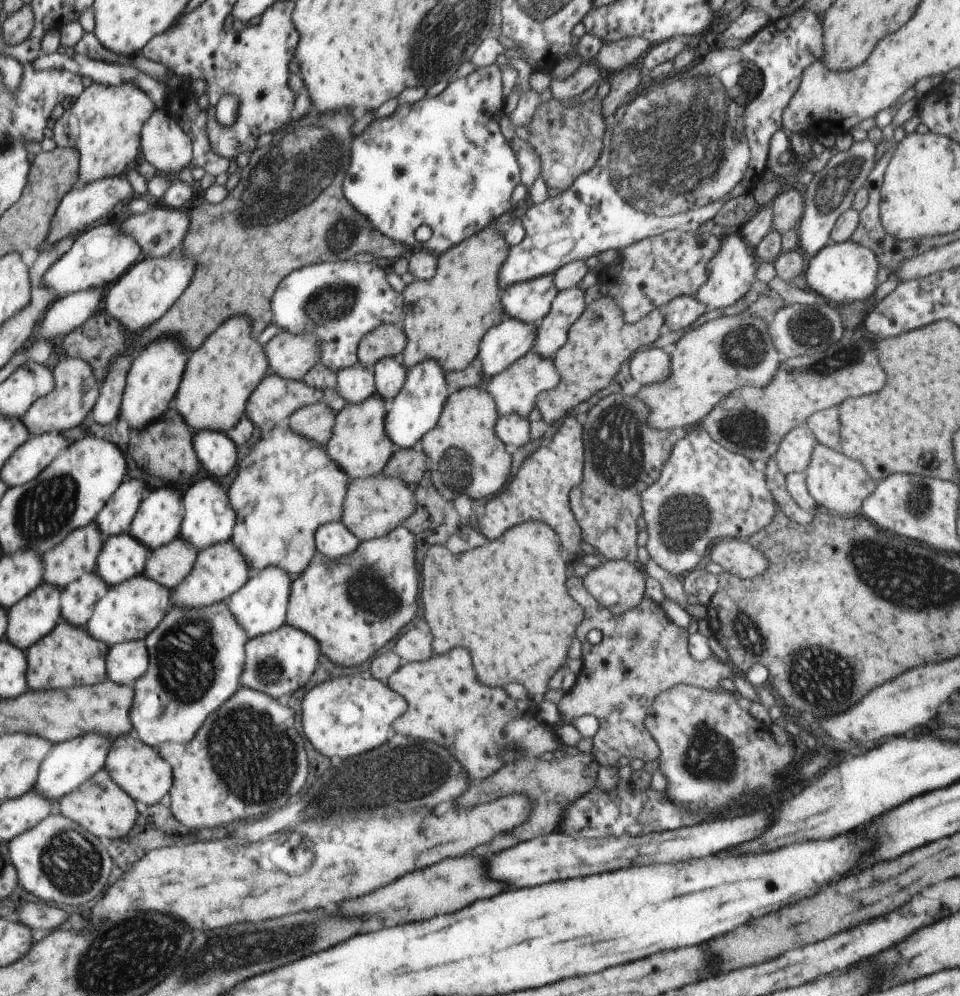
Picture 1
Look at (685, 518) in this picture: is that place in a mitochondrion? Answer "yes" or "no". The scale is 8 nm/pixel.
yes

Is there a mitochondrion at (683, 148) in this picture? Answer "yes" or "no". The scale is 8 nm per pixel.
yes

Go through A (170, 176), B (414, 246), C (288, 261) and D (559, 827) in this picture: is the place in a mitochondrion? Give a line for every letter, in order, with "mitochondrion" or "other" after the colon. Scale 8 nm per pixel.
A: other
B: other
C: other
D: other

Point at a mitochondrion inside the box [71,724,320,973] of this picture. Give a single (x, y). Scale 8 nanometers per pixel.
(99, 785)

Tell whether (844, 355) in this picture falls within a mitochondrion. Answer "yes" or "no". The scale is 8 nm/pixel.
yes

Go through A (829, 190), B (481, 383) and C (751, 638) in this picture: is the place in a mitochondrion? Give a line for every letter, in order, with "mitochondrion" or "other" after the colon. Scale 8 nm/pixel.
A: mitochondrion
B: other
C: mitochondrion

